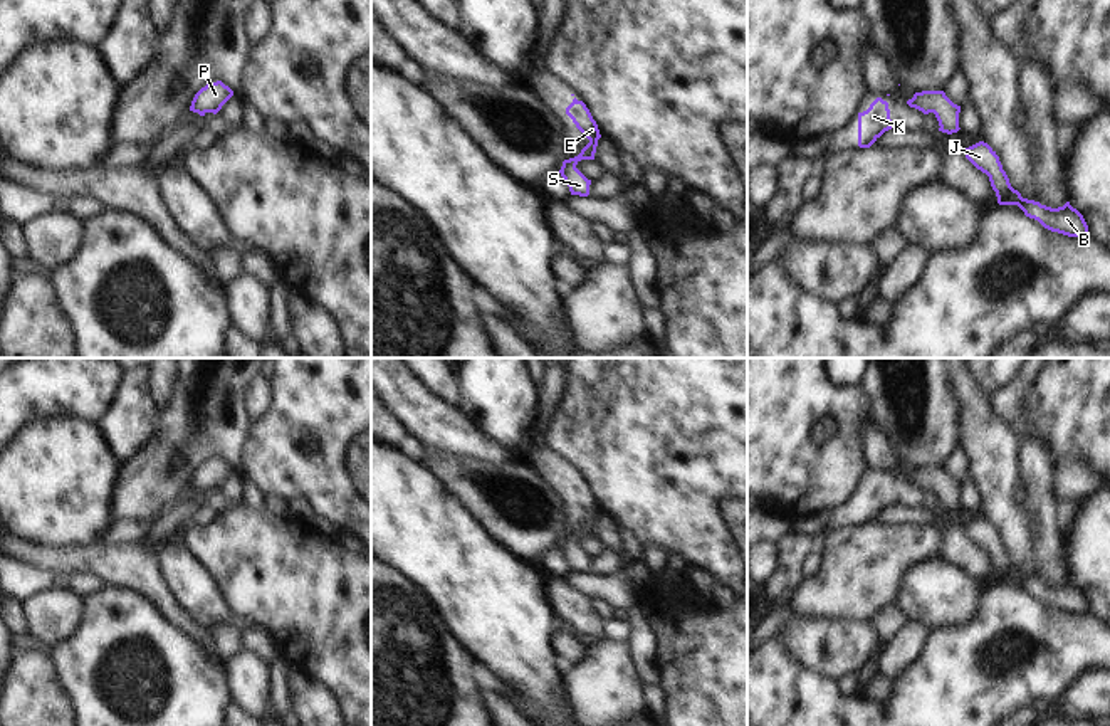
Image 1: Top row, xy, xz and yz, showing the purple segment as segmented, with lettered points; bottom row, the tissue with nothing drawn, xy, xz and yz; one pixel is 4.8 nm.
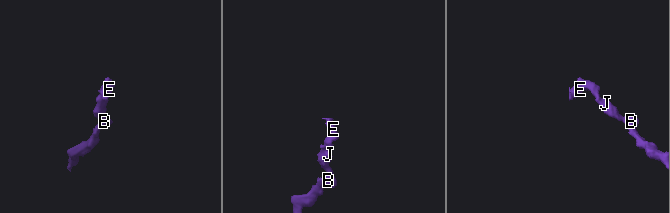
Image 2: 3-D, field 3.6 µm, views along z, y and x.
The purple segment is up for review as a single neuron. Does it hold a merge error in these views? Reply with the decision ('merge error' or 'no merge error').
no merge error

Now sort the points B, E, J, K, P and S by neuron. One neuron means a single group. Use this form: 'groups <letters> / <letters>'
groups B E J K P S

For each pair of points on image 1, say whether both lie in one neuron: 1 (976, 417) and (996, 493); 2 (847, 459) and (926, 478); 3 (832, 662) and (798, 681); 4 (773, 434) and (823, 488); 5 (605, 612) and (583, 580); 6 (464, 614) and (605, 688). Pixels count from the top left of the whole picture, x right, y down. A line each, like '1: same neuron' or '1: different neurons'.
1: same neuron
2: different neurons
3: different neurons
4: same neuron
5: different neurons
6: different neurons

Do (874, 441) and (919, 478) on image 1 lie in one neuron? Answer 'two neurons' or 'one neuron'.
one neuron

